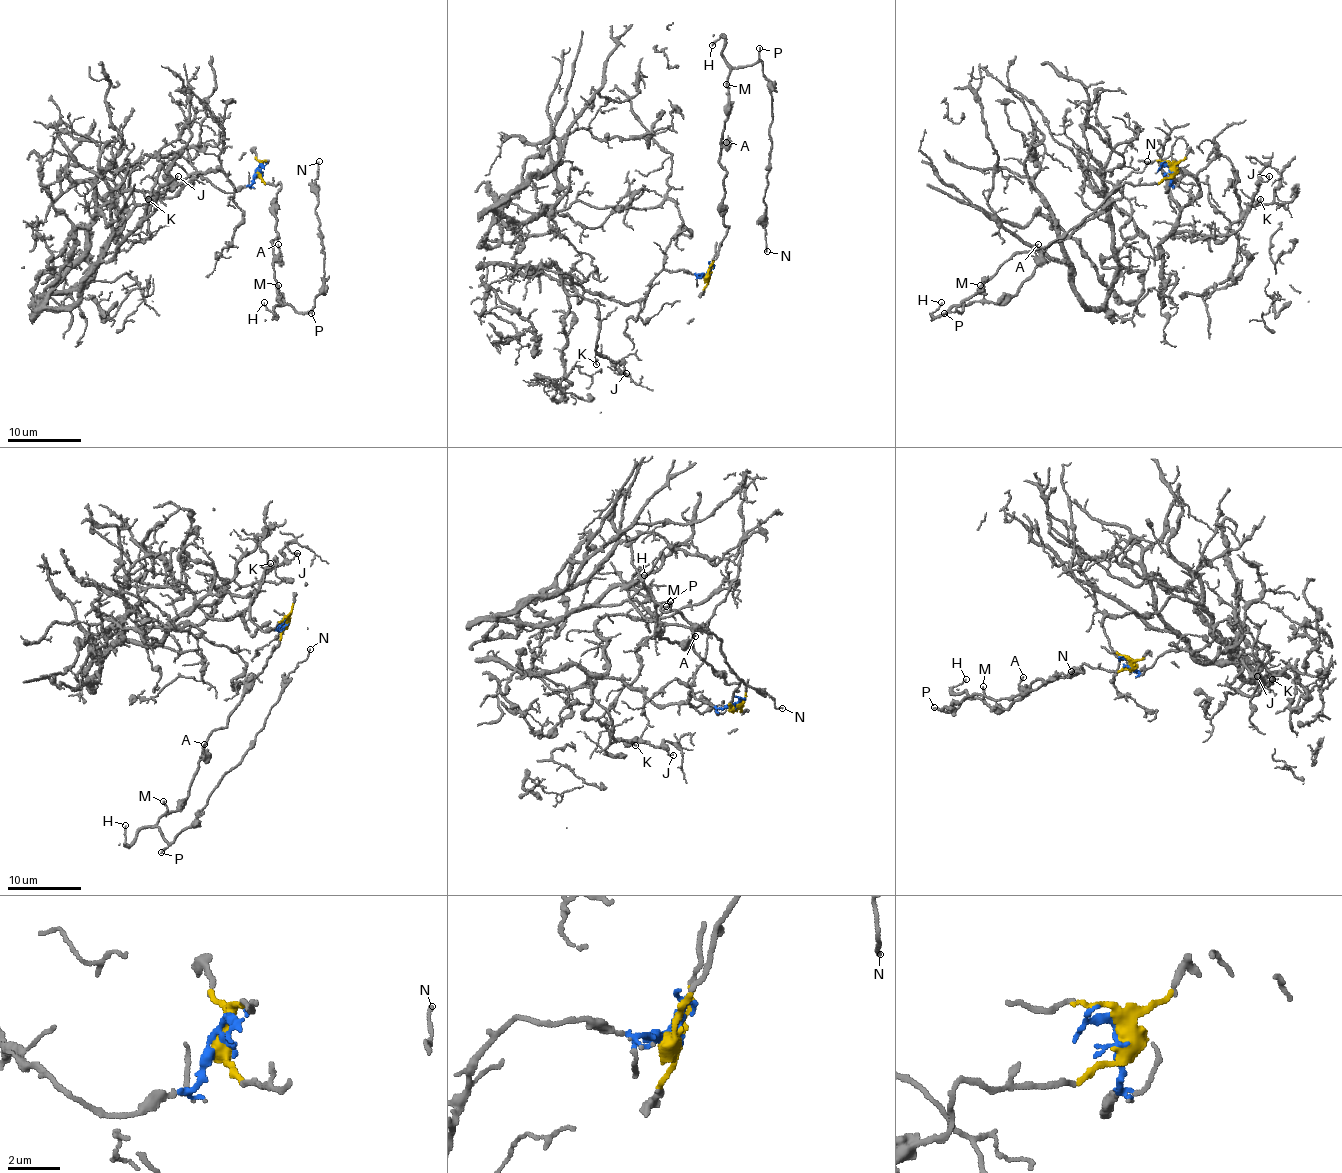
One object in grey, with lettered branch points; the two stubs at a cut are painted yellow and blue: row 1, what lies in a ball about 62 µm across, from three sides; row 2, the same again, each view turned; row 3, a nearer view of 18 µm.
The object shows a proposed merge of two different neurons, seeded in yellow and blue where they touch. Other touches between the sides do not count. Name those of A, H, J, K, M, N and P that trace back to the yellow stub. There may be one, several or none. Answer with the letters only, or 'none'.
A, H, M, N, P

